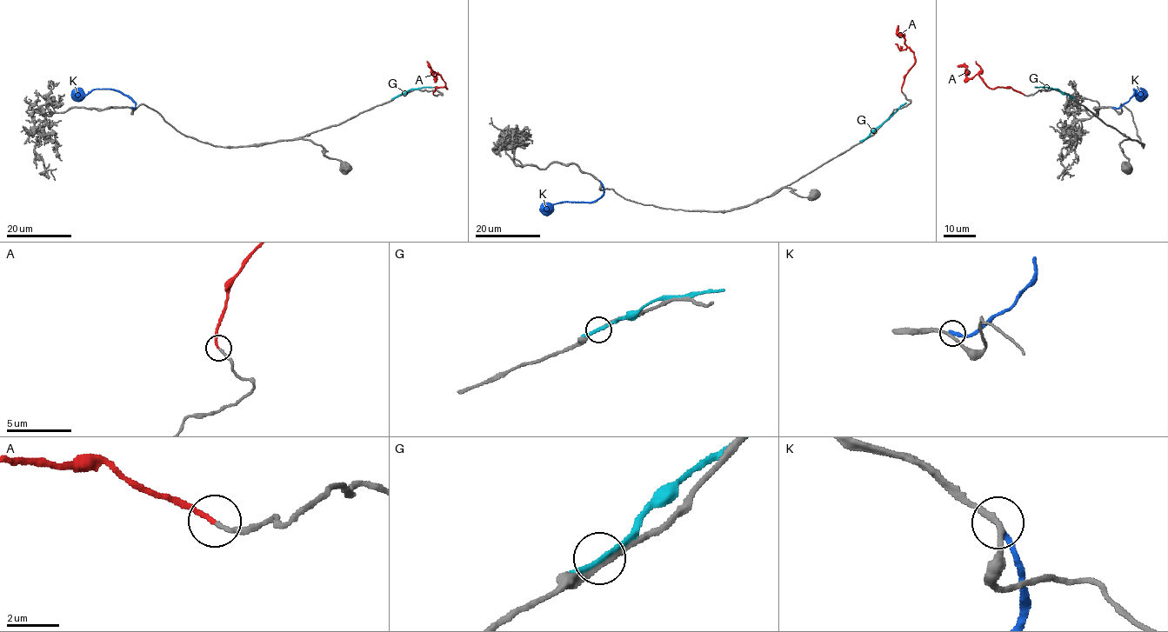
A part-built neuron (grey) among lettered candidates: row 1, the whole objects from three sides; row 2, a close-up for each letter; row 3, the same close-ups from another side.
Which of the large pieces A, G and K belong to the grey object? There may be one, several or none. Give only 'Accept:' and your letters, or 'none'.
Accept: A

